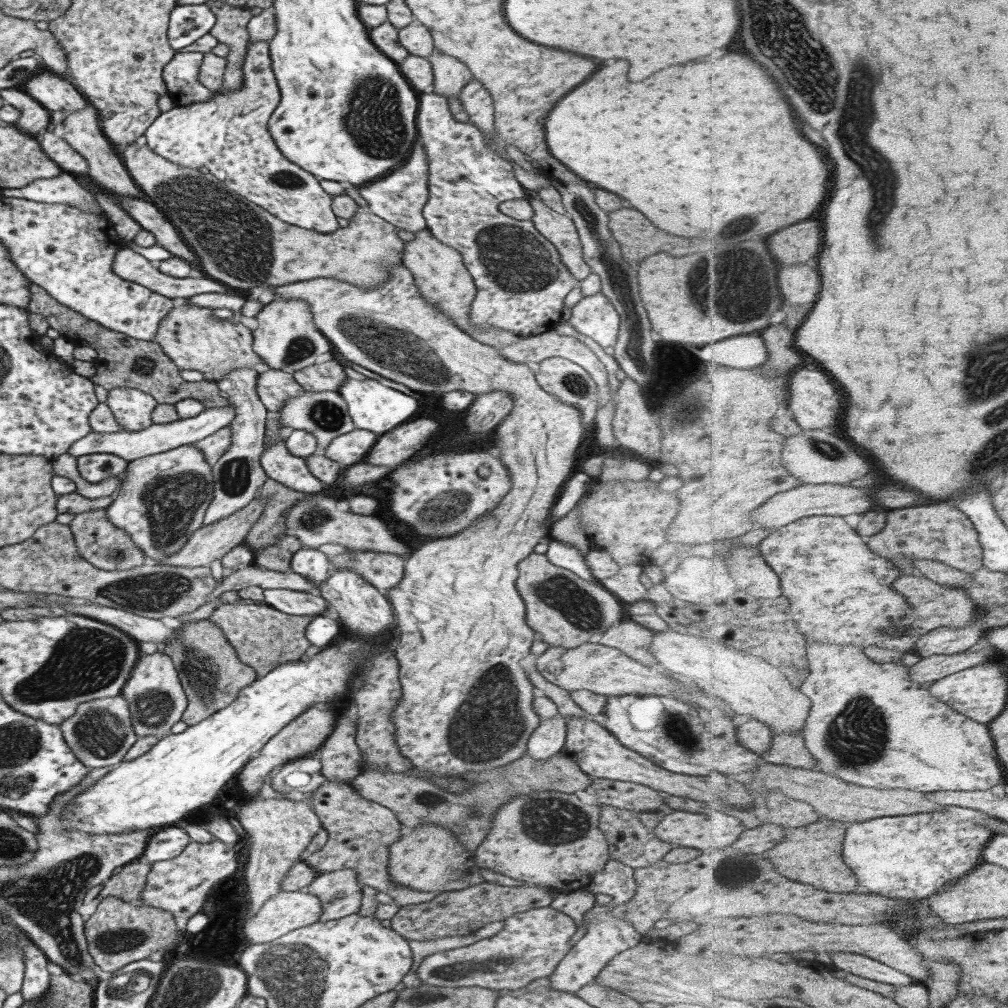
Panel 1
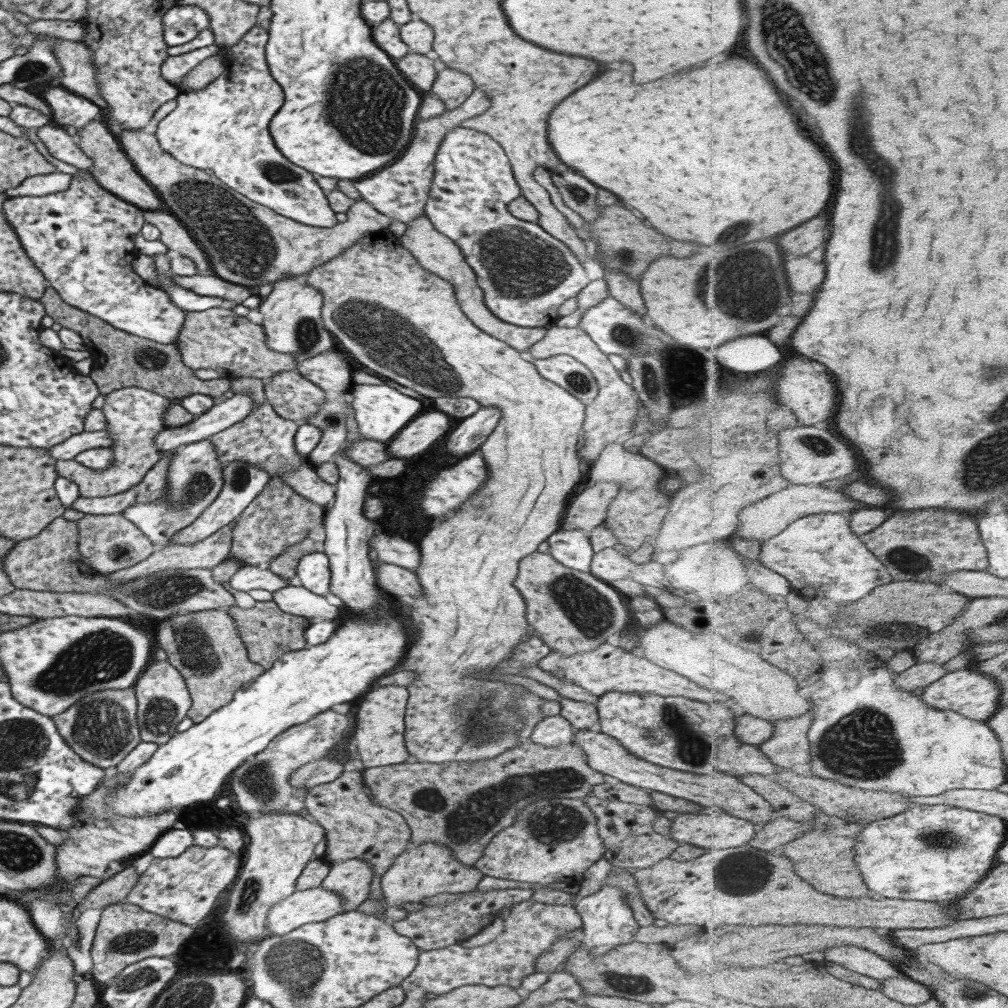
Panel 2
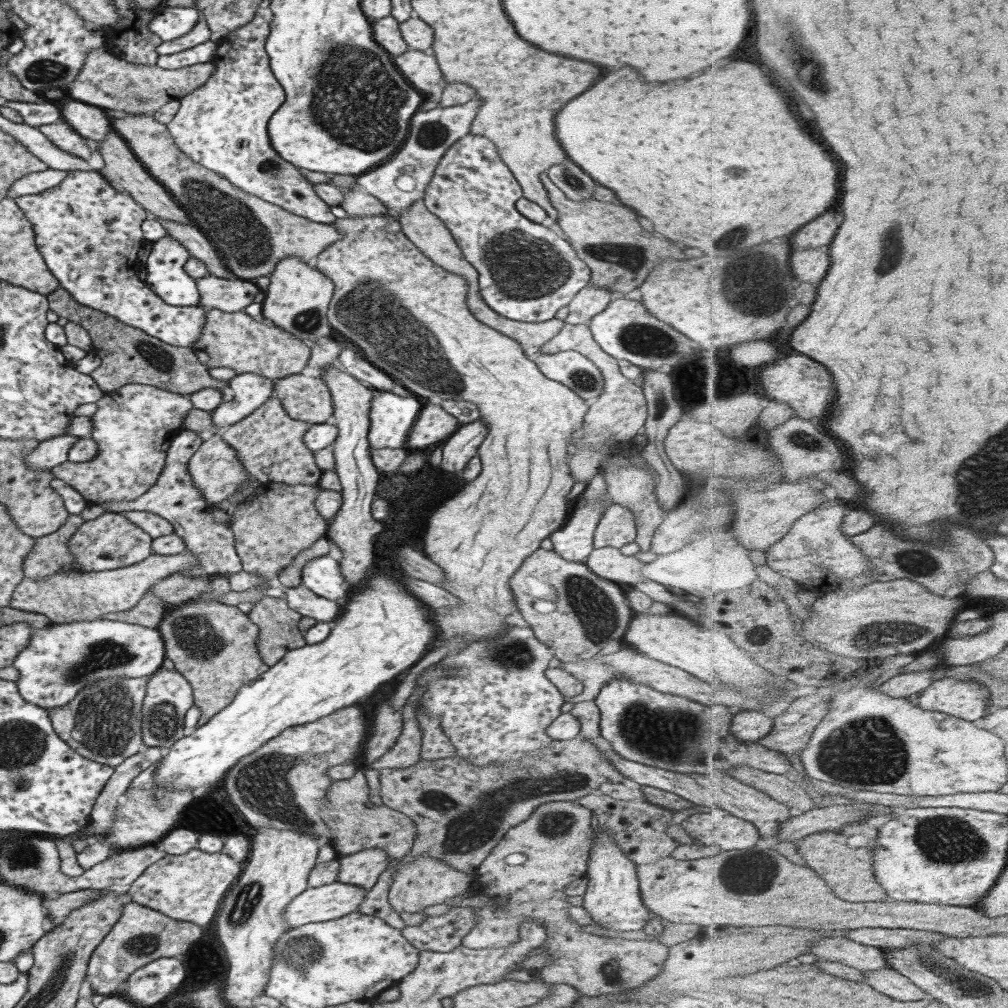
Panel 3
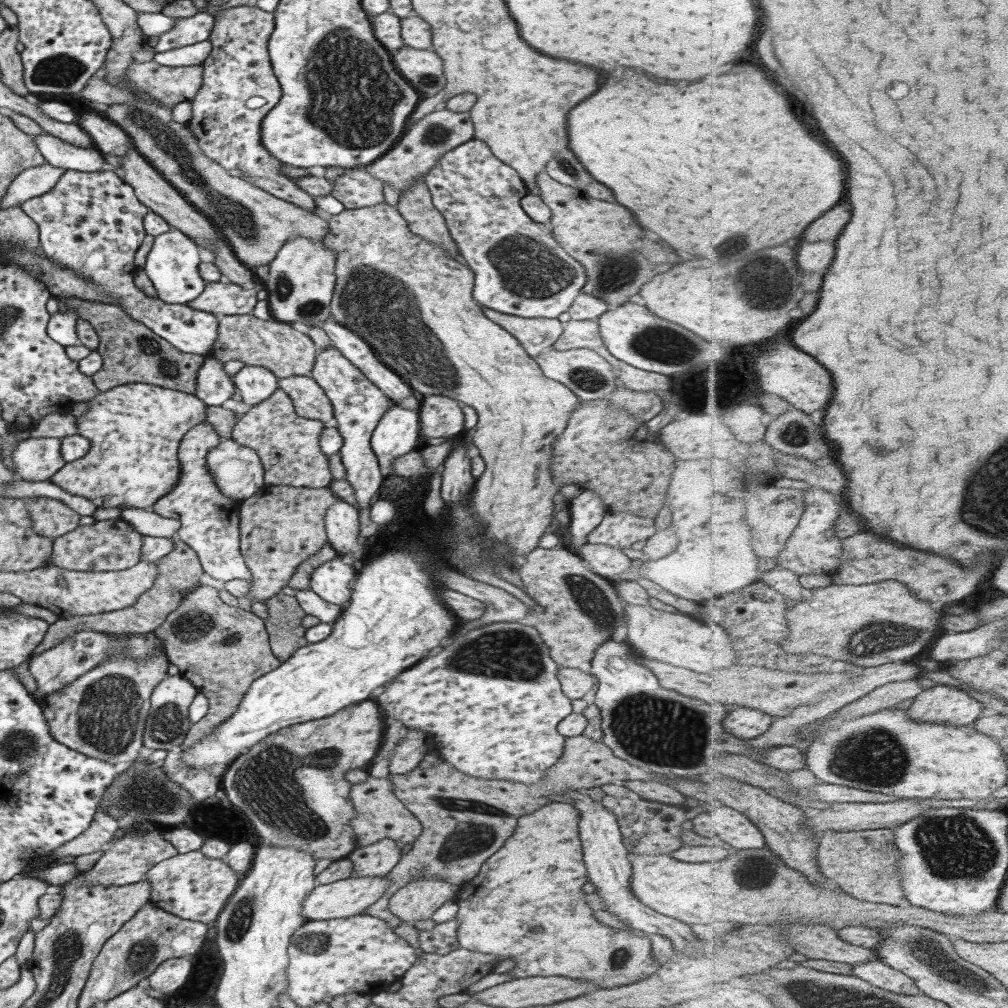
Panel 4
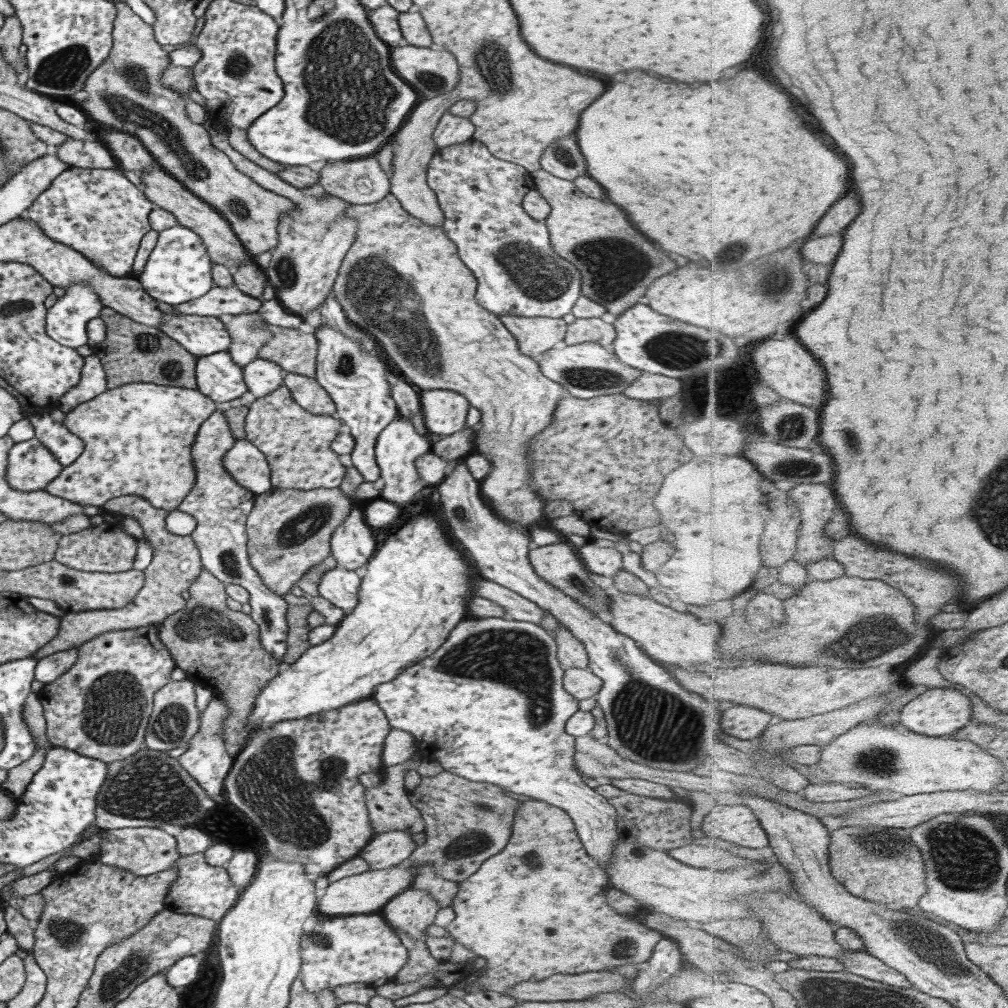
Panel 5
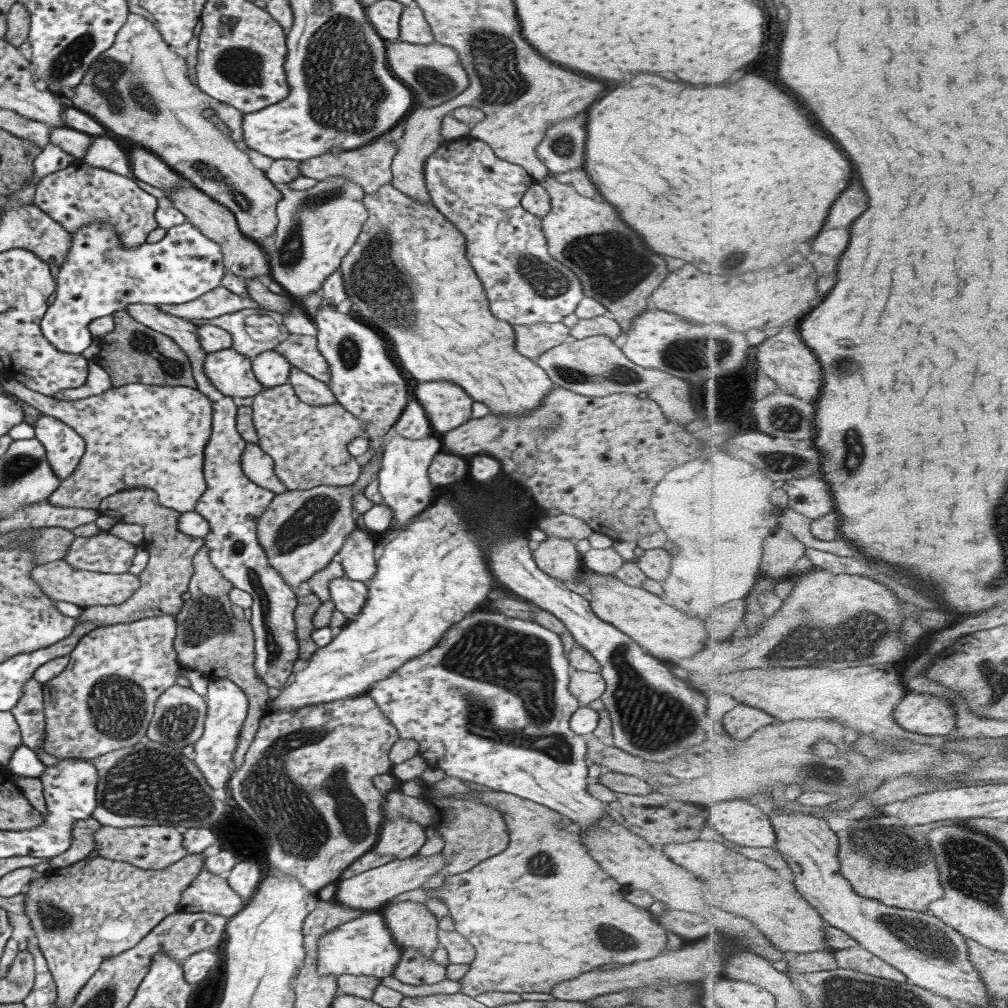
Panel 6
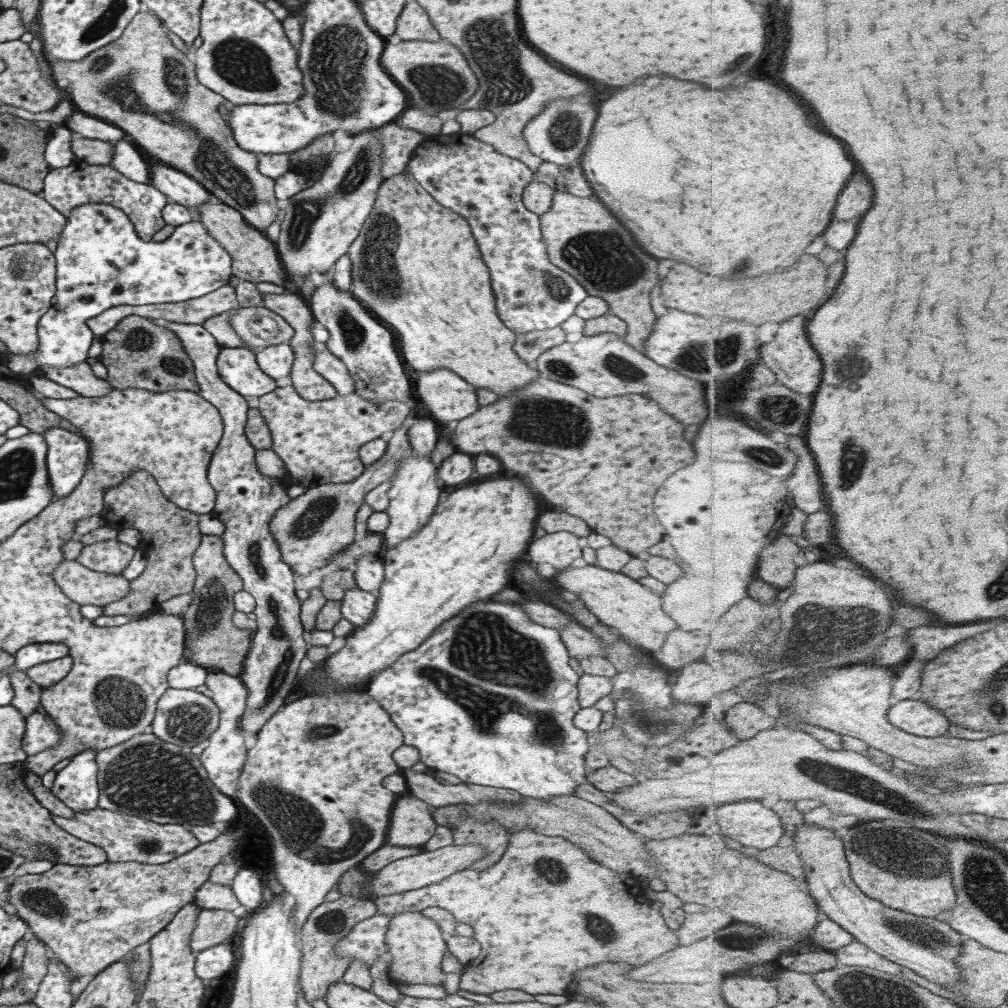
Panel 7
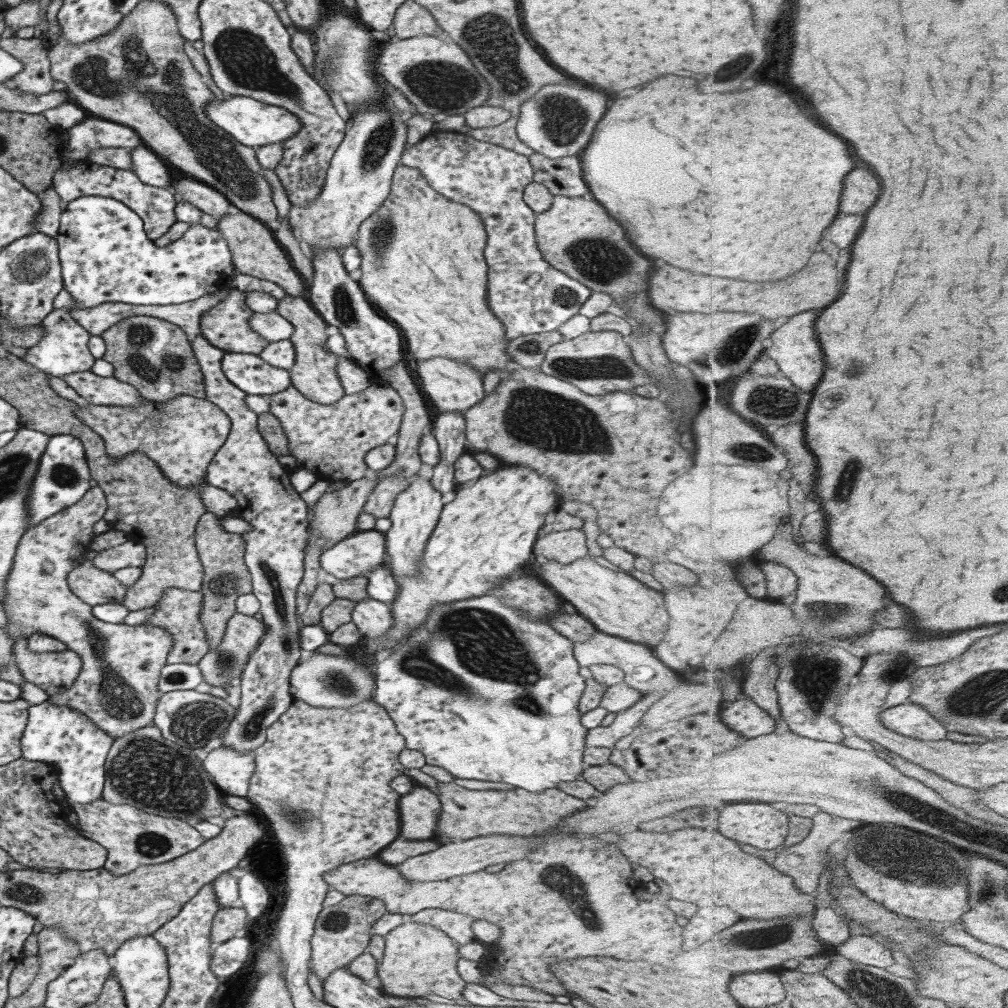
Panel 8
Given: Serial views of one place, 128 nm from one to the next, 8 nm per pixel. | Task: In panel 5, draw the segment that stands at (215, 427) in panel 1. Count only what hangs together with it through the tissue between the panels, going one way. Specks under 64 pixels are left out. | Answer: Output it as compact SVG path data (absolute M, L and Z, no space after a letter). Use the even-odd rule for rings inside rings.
M256 358L243 367L244 378L254 396L263 397L276 390L284 382L286 371L270 360ZM36 437L17 442L9 450L6 480L20 492L34 492L45 488L61 472L58 459Z

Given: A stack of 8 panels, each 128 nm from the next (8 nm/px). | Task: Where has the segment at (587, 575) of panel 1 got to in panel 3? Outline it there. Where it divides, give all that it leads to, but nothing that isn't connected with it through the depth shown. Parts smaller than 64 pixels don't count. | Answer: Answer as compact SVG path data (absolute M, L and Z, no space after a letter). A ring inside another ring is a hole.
M600 472L591 478L581 494L583 505L571 507L563 526L550 536L553 550L560 558L584 564L594 549L593 538L603 515L603 498L607 496L607 484Z

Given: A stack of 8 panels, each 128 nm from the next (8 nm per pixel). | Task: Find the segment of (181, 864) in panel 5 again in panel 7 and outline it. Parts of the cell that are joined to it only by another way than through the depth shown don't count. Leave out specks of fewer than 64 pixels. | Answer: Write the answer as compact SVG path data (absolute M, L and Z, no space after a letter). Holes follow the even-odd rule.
M209 880L196 891L193 900L202 910L231 910L240 919L248 915L245 906L240 904L231 887L220 886Z

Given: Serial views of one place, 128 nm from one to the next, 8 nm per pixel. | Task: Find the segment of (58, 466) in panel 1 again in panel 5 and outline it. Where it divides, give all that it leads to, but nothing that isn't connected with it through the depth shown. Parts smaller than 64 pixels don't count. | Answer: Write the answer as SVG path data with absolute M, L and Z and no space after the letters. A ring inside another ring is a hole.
M130 383L108 389L65 413L63 424L85 444L82 454L45 488L52 496L77 505L102 507L108 500L126 495L141 496L152 506L175 512L197 481L191 455L198 429L219 407L197 388L165 387L154 383Z

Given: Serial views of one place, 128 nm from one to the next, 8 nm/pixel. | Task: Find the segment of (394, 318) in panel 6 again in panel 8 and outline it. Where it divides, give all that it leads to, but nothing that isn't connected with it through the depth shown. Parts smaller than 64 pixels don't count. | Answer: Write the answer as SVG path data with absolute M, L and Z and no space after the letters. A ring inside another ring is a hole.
M399 164L392 179L389 197L384 200L383 205L380 206L378 211L363 221L359 226L358 234L357 247L361 254L361 277L358 282L369 301L380 314L401 330L402 340L406 340L406 346L408 346L408 350L404 348L406 353L412 352L418 362L432 360L432 358L456 360L456 362L469 364L474 370L481 372L483 376L488 371L500 371L503 376L512 374L513 370L517 367L514 365L512 357L506 351L508 340L505 340L504 325L496 318L496 315L487 305L488 268L484 254L487 232L484 224L482 224L482 220L480 220L480 216L476 216L476 212L472 212L472 208L468 208L465 204L454 202L437 193L417 168Z

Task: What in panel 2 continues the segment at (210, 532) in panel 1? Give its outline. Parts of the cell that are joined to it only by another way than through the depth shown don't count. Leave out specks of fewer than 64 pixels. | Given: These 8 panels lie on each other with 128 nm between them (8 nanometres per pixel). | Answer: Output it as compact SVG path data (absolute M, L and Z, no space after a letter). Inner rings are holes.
M234 522L227 524L224 528L217 530L214 534L208 536L204 540L197 542L196 544L183 544L180 546L166 545L164 548L157 548L153 551L151 556L148 556L146 560L138 562L136 566L130 566L130 568L124 568L124 570L118 570L118 572L110 573L110 580L114 580L114 583L128 583L128 580L138 579L140 577L150 577L158 572L165 572L166 570L173 569L214 569L222 561L232 557L231 552L231 540Z

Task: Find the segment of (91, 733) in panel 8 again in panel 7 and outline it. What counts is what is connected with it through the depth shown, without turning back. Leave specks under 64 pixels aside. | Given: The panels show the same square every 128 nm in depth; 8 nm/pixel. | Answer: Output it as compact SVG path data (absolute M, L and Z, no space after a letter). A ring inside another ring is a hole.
M34 711L25 720L25 727L21 747L27 752L28 758L59 744L63 737L56 721L48 713ZM86 749L71 757L70 762L65 766L54 779L51 791L58 800L61 800L76 813L91 811L97 807L99 799L98 765L96 762L96 749Z

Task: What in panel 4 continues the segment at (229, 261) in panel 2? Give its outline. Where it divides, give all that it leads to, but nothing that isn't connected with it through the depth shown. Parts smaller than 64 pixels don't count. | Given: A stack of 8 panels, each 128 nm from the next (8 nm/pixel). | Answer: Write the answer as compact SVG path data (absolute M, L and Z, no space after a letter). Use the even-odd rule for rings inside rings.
M138 99L130 104L112 104L106 112L101 113L117 127L129 134L131 144L180 194L188 199L200 213L210 219L210 224L217 226L222 238L231 244L235 255L245 267L251 269L263 264L270 264L282 245L294 237L308 237L316 242L322 240L329 231L329 222L298 208L295 204L276 198L273 194L254 186L242 177L232 176L221 164L204 156L200 152L198 142L192 138L193 132L184 123L172 120L172 108L160 106L156 102ZM367 167L344 170L337 176L330 194L342 203L347 210L368 208L384 203L383 182L375 179Z

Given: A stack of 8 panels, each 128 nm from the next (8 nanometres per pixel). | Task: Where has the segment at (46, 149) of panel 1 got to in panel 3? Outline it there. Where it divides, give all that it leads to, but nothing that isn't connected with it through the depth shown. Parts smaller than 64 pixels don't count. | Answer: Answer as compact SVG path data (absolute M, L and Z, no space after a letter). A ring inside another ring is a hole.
M59 122L56 124L48 124L37 128L42 134L46 135L46 138L58 146L60 150L76 156L76 158L82 158L82 160L89 160L93 154L86 144L86 140L82 138L68 123Z

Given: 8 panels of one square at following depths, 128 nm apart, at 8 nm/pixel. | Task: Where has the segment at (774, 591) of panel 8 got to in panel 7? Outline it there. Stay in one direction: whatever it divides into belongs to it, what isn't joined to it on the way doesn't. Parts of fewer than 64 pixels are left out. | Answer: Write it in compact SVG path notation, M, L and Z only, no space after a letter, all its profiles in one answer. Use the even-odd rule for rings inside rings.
M782 534L763 550L759 577L779 590L793 587L797 581L794 560L806 549L792 541L790 535Z

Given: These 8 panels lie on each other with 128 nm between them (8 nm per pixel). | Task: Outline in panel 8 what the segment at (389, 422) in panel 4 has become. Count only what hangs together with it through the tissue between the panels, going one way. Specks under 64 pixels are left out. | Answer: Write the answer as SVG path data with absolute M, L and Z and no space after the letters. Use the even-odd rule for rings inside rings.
M419 474L409 479L409 485L396 497L389 519L391 527L385 532L387 567L396 577L414 577L418 573L420 557L432 531L436 528L444 503L441 492L438 492L430 480L425 480Z

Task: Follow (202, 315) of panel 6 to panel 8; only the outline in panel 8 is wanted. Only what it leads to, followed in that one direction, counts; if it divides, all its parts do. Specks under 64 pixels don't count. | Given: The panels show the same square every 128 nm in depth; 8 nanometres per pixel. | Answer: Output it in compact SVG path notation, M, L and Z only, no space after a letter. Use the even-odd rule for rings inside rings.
M222 289L219 292L206 294L196 300L191 300L190 302L183 302L182 304L168 304L164 306L144 306L121 302L103 302L102 304L96 305L95 307L88 307L87 309L72 309L71 316L78 324L80 324L80 326L83 326L90 335L98 336L101 336L105 330L108 330L108 328L114 326L114 324L124 320L125 318L131 316L153 316L177 324L184 333L186 333L189 340L190 338L192 340L194 337L201 334L199 326L202 313L206 312L209 308L219 305L219 302L225 297L226 291L227 289Z

